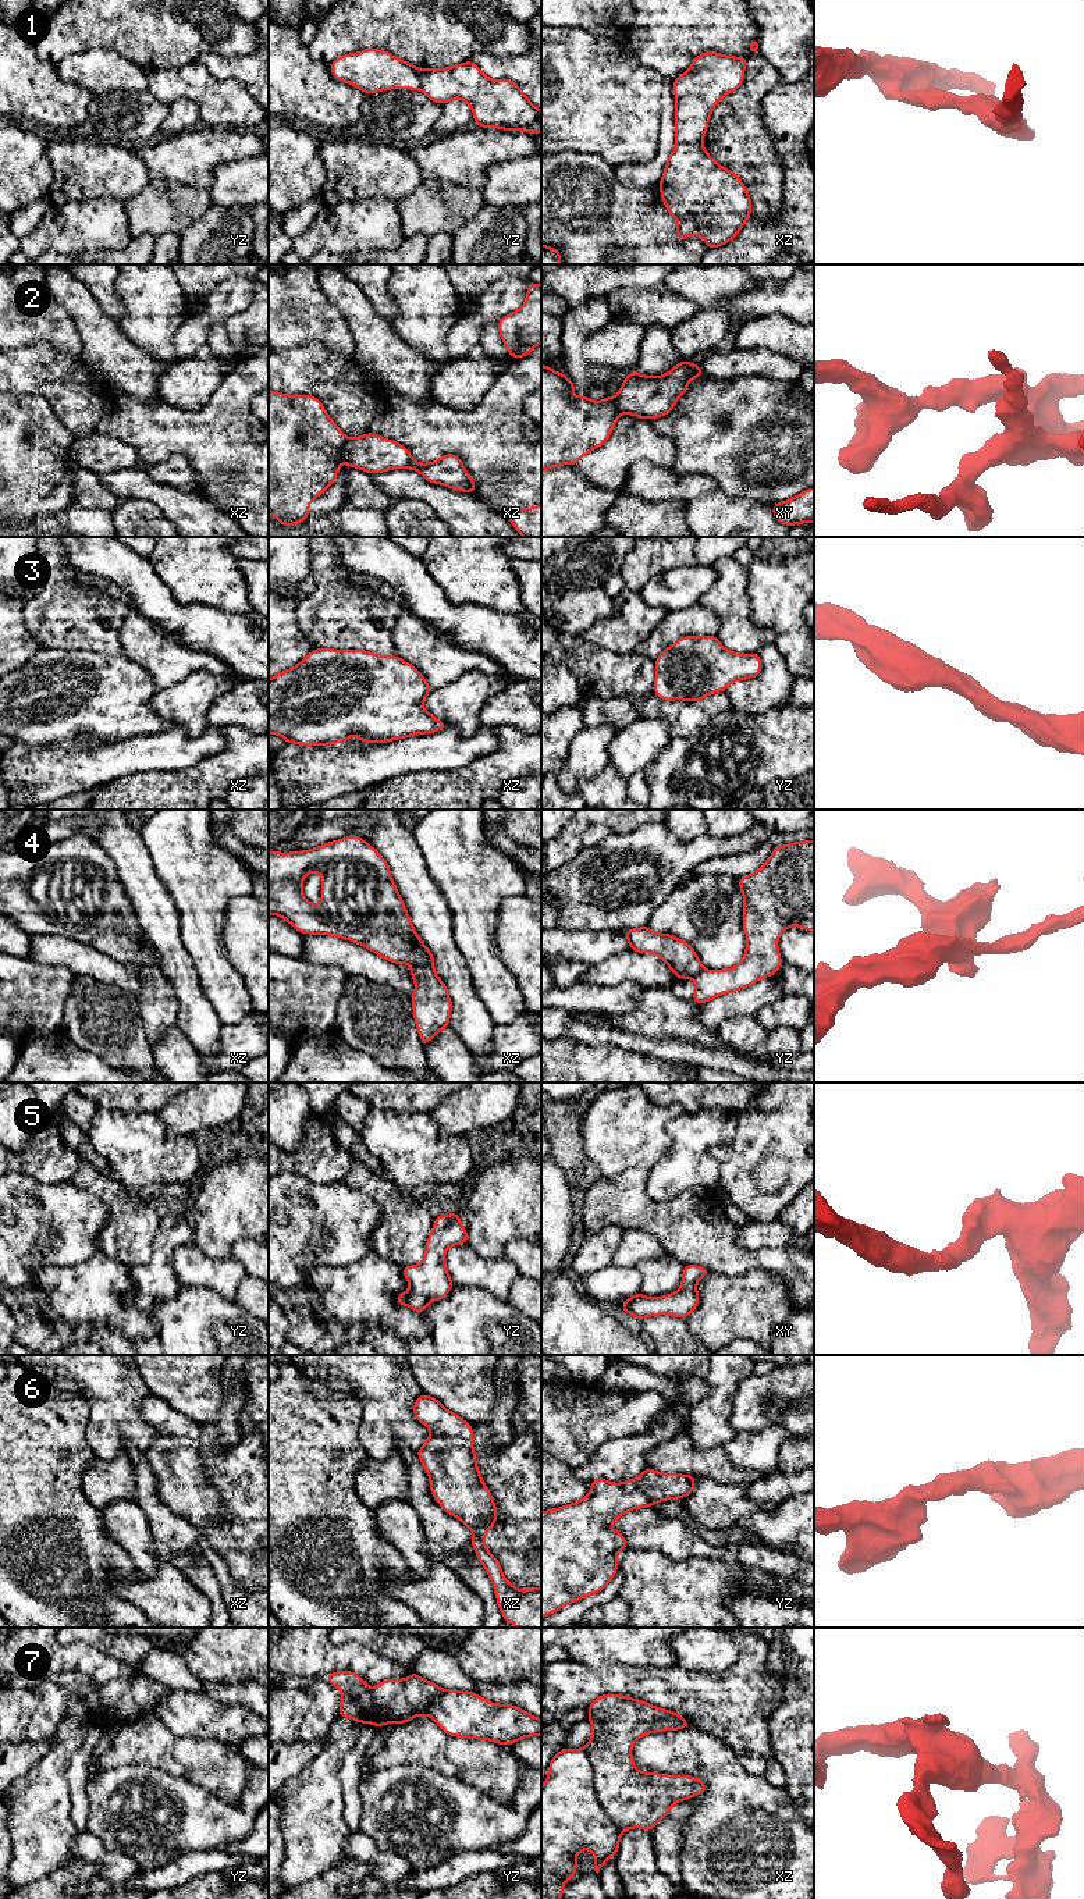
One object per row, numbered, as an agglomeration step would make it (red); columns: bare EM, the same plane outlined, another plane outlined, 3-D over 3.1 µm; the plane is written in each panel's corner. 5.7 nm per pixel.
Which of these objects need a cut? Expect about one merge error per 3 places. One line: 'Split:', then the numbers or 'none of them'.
Split: 1, 2, 4, 7

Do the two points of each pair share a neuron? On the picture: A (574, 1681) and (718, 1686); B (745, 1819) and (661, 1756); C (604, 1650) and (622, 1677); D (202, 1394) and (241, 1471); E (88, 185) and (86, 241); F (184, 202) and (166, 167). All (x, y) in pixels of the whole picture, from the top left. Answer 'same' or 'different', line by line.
A: same
B: same
C: different
D: different
E: different
F: different

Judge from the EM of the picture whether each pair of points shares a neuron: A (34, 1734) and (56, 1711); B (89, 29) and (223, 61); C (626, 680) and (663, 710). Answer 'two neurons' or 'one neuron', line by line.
A: one neuron
B: two neurons
C: two neurons

